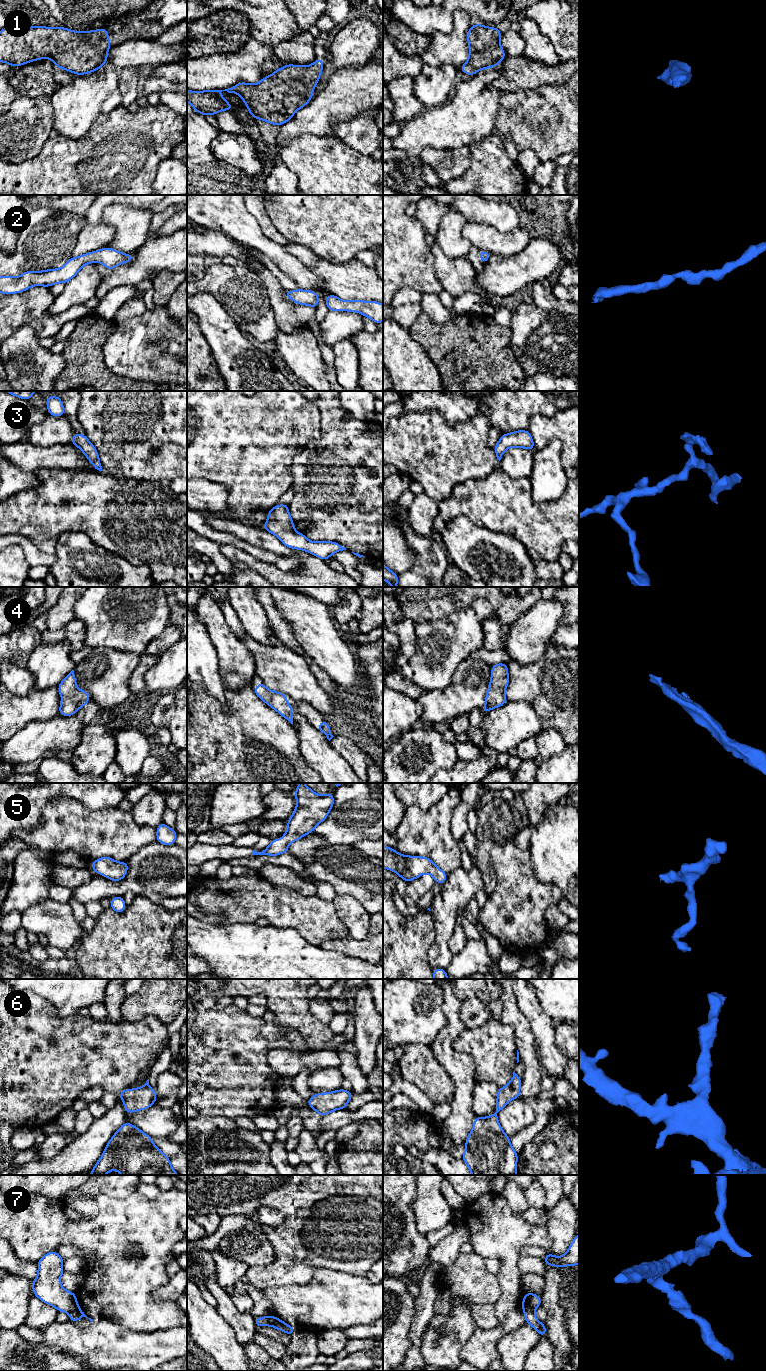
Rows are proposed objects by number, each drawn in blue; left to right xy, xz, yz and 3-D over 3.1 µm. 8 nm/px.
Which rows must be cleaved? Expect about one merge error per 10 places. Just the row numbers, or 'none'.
7

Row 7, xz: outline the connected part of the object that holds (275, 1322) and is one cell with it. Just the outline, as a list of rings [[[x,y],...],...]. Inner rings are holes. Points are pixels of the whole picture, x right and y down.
[[[270,1316],[269,1319],[272,1327],[291,1336],[294,1334],[296,1328],[291,1327],[290,1325],[286,1324],[285,1322],[281,1321],[279,1318],[275,1316]]]

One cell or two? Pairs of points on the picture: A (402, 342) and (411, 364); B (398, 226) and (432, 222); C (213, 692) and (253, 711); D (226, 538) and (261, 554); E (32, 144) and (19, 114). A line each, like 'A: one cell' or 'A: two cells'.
A: one cell
B: two cells
C: two cells
D: one cell
E: one cell

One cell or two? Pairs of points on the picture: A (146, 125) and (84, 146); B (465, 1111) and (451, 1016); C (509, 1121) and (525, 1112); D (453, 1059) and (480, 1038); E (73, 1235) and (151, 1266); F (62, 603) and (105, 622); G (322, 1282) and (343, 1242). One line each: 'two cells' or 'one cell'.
A: one cell
B: one cell
C: one cell
D: two cells
E: one cell
F: two cells
G: two cells

